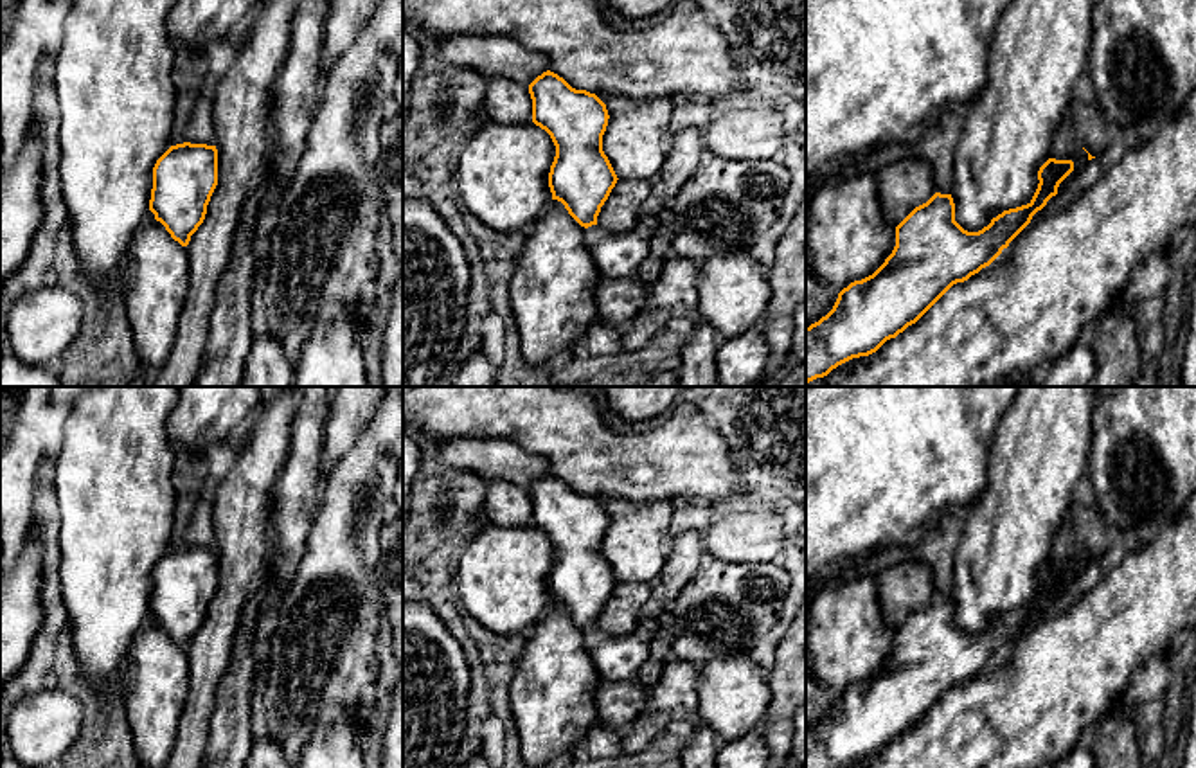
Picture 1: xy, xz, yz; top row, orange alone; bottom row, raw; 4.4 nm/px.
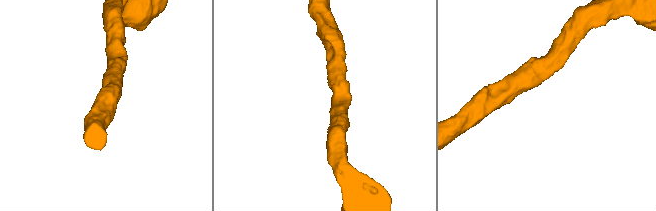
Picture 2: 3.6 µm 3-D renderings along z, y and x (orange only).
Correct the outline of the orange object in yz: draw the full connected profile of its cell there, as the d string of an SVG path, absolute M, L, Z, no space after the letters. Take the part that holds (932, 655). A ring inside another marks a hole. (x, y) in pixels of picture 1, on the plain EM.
M1049 561L1038 574L1038 592L1027 608L1004 613L978 635L968 635L955 624L951 597L935 595L926 606L915 610L896 630L896 649L885 665L869 680L851 685L838 696L833 712L806 730L806 768L842 768L852 761L876 755L887 743L896 741L915 727L953 687L968 683L989 669L1004 651L1031 626L1032 619L1058 597L1059 586L1074 574L1072 563Z

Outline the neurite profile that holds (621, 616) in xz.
M617 583L608 603L601 610L597 628L611 637L637 633L640 610L651 595L647 583Z

